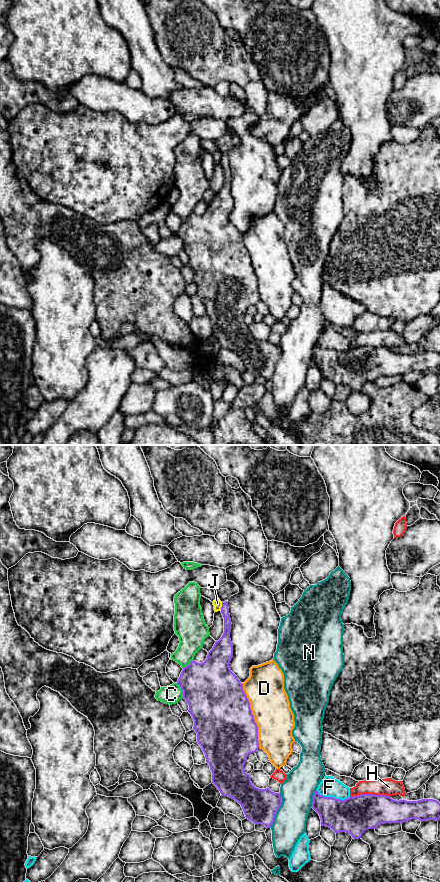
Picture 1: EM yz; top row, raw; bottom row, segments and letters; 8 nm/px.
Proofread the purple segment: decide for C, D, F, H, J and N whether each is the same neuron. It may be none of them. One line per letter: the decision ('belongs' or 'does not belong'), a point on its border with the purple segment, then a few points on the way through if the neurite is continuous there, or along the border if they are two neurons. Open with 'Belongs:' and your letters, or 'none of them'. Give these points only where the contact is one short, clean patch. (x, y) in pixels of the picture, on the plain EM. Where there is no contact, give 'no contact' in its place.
Belongs: none of them
C: does not belong; meets purple in yz at (182, 242)
D: does not belong; meets purple in yz at (252, 267)
F: does not belong; meets purple in yz at (332, 349)
H: does not belong; meets purple in yz at (370, 346)
J: does not belong; meets purple in yz at (222, 158); border along yz (222, 154), (220, 162)
N: does not belong; meets purple in yz at (277, 362)

